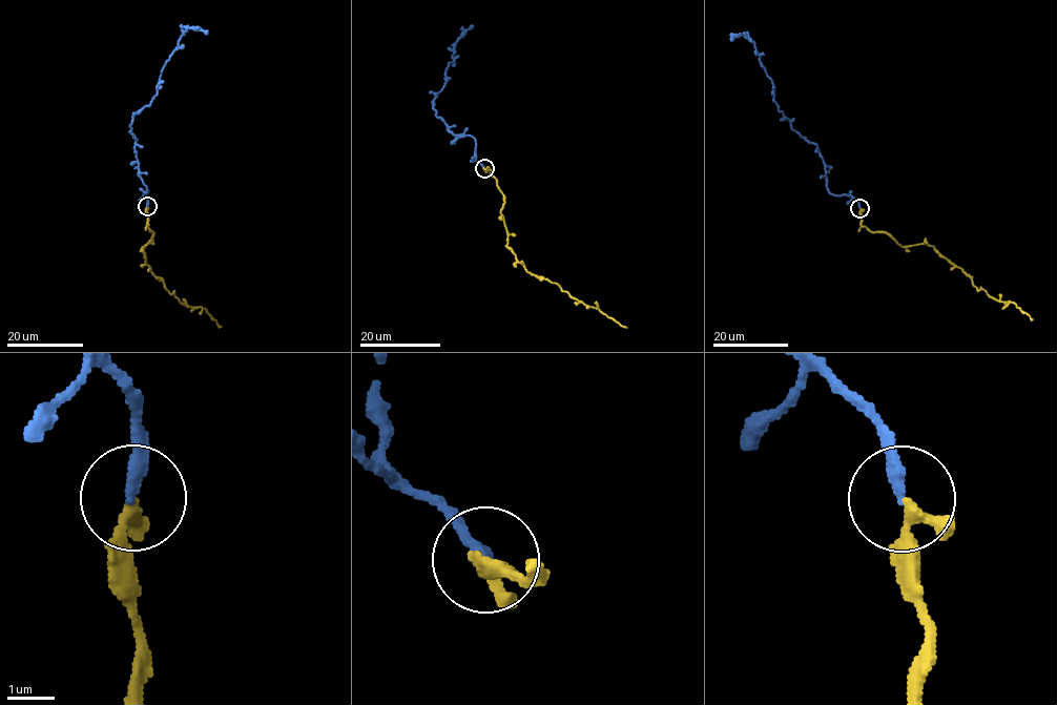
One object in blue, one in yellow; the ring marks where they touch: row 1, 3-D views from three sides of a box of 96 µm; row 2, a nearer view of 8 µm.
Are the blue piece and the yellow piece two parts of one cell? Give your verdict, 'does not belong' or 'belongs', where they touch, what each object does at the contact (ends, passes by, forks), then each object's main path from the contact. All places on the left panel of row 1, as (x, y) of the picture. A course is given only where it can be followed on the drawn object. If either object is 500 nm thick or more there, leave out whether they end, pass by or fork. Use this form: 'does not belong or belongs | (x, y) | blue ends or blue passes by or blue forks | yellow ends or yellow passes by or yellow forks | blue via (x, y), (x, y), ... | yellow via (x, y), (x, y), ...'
belongs | (147, 206) | blue ends | yellow passes by | blue via (147, 206), (132, 116), (157, 94), (183, 34), (207, 34) | yellow via (147, 206), (147, 226), (152, 232), (142, 250), (145, 262), (181, 303), (205, 308), (221, 326)

